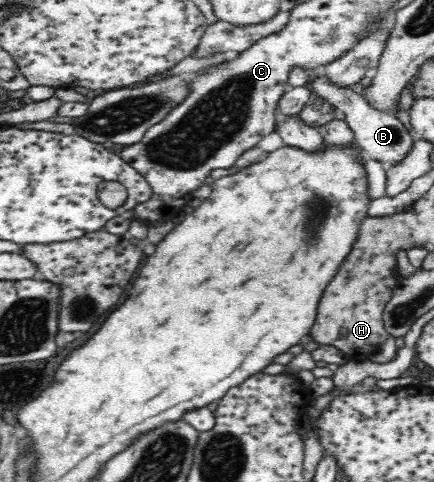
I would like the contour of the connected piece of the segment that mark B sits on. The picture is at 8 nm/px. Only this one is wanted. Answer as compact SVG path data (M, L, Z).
M325 74L315 75L314 80L310 83L316 95L325 98L335 108L344 112L345 121L355 135L355 142L363 148L367 158L380 160L390 166L398 164L406 156L406 152L412 148L414 139L404 124L394 114L369 106L369 102L363 97L363 92L355 92L349 86L338 86Z

